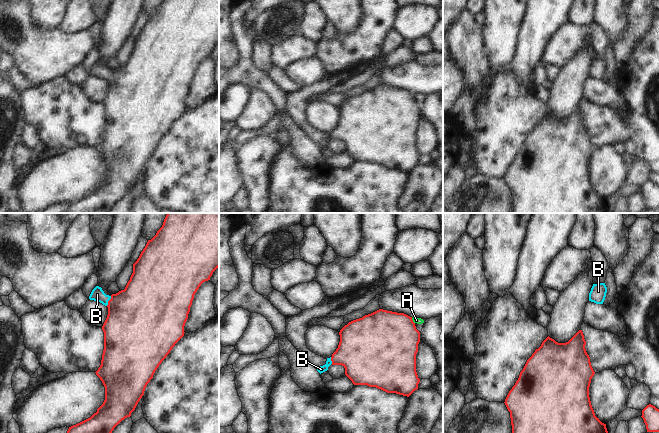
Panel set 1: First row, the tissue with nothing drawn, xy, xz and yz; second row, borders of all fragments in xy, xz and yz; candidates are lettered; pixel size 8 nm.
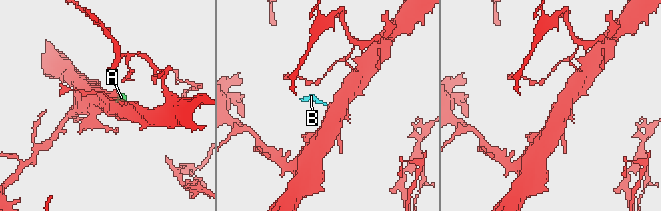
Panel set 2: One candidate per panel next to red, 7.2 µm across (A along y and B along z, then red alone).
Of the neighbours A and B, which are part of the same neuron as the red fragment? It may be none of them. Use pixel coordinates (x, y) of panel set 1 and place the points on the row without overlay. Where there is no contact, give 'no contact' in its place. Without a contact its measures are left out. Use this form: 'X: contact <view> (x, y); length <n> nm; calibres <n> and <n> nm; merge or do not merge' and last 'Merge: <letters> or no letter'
A: contact xz (412, 97); length 50 nm; calibres 480 and 50 nm; do not merge
B: contact xy (108, 77); length 90 nm; calibres 460 and 110 nm; merge
Merge: B

